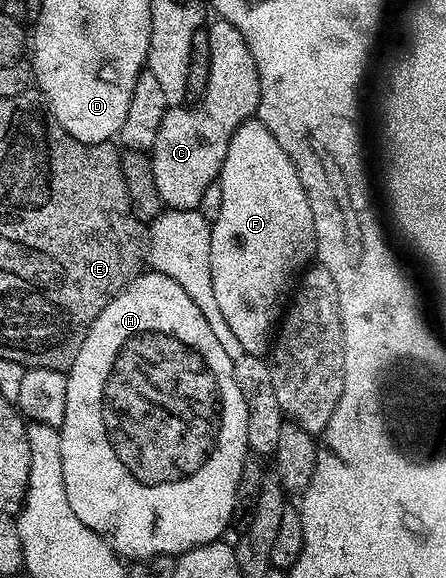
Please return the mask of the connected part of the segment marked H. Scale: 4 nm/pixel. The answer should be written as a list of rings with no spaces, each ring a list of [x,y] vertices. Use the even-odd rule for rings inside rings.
[[[143,270],[112,298],[112,302],[108,302],[108,306],[104,306],[104,310],[100,310],[76,354],[76,362],[72,362],[66,372],[68,402],[64,406],[64,422],[60,429],[60,466],[64,470],[68,506],[72,506],[76,518],[84,522],[88,530],[102,537],[118,557],[130,562],[153,556],[177,558],[196,546],[223,539],[227,535],[226,527],[231,527],[234,519],[236,490],[242,463],[248,455],[248,410],[244,394],[240,394],[240,386],[236,386],[234,360],[226,353],[221,338],[214,333],[200,305],[198,300],[188,298],[184,286],[166,274]]]

